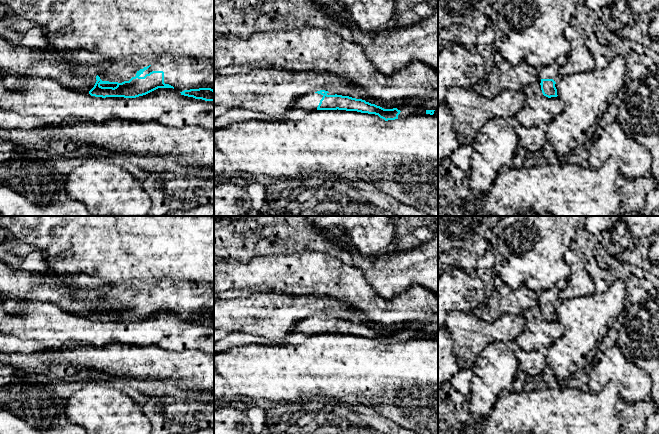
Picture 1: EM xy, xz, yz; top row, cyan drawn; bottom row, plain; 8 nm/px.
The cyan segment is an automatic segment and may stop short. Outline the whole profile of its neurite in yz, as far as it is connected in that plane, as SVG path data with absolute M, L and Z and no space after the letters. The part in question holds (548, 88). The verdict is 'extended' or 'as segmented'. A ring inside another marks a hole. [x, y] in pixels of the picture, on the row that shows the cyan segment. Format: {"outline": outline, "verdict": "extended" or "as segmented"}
{"outline": "M554 63L542 68L538 72L538 82L541 85L541 90L544 96L551 98L557 97L556 81L559 79L559 66Z", "verdict": "extended"}

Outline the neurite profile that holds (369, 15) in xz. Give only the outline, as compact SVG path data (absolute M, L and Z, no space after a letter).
M309 0L324 15L330 14L330 6L339 5L346 13L350 15L350 19L363 31L372 32L387 28L397 11L395 0Z

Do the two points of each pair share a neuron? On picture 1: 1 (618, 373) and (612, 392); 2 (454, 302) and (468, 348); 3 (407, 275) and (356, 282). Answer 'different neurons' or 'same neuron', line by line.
1: different neurons
2: different neurons
3: different neurons

